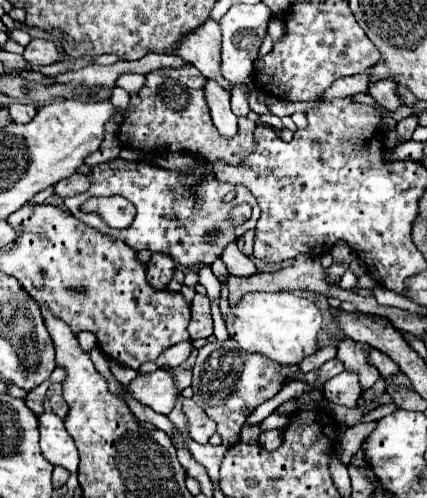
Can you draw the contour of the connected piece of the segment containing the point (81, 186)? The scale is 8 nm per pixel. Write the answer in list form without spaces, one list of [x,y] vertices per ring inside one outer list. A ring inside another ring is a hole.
[[[72,174],[70,178],[64,178],[54,186],[54,194],[60,198],[68,198],[68,196],[76,196],[76,194],[88,190],[88,186],[90,186],[90,182],[84,174]]]

